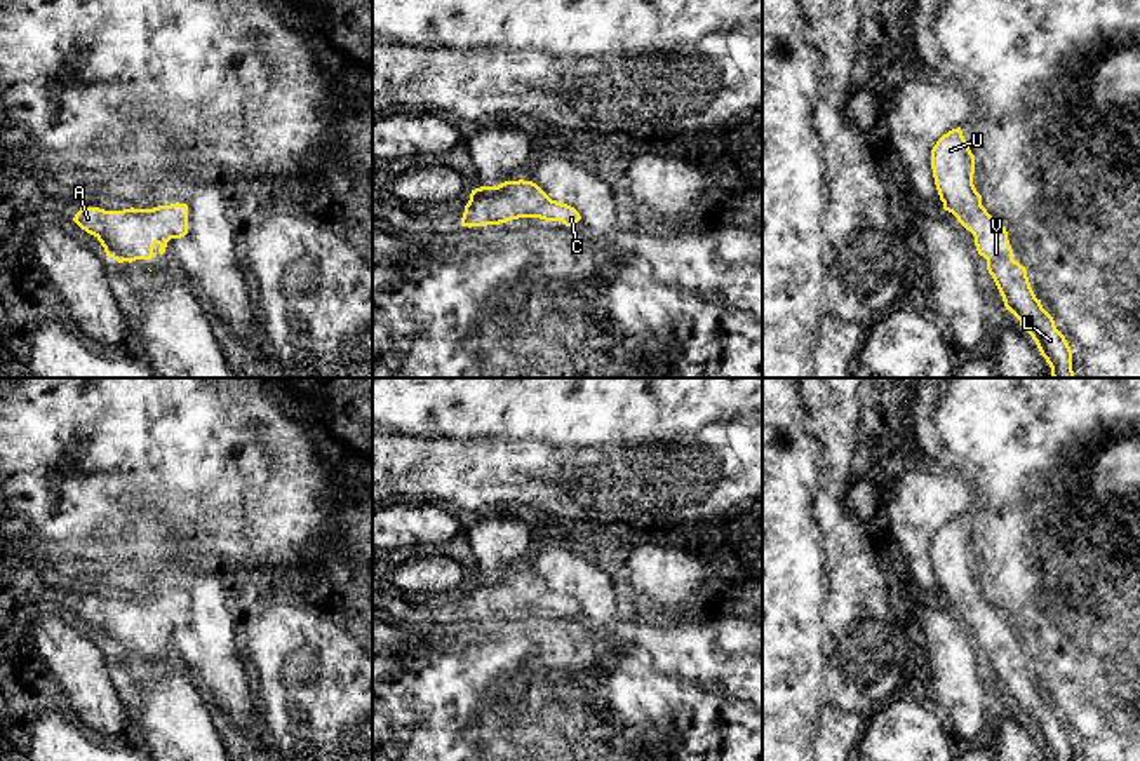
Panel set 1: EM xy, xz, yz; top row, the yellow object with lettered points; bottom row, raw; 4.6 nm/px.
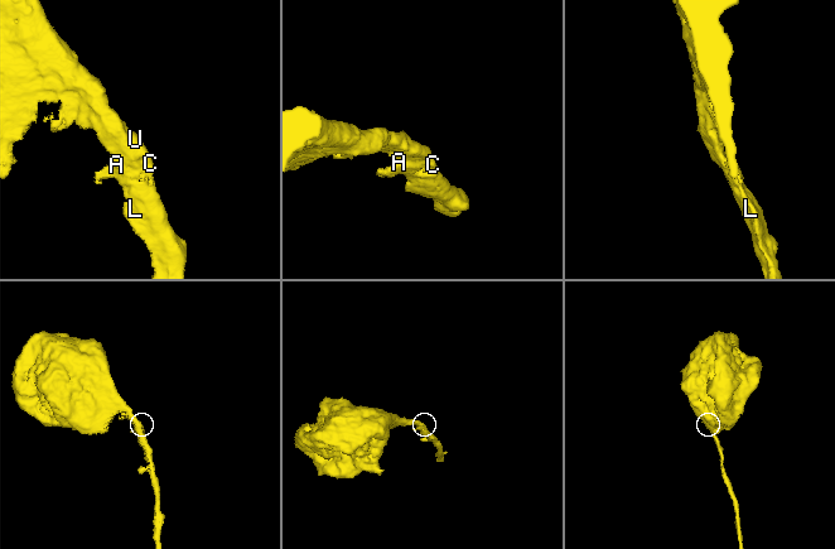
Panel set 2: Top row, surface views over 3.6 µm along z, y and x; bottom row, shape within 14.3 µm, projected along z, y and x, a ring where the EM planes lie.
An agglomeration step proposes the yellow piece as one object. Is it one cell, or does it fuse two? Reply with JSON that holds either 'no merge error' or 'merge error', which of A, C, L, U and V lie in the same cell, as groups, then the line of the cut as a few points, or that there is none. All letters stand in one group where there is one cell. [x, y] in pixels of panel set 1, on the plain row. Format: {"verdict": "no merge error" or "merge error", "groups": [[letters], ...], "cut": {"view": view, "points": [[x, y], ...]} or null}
{"verdict": "no merge error", "groups": [["A", "C", "L", "U", "V"]], "cut": null}

